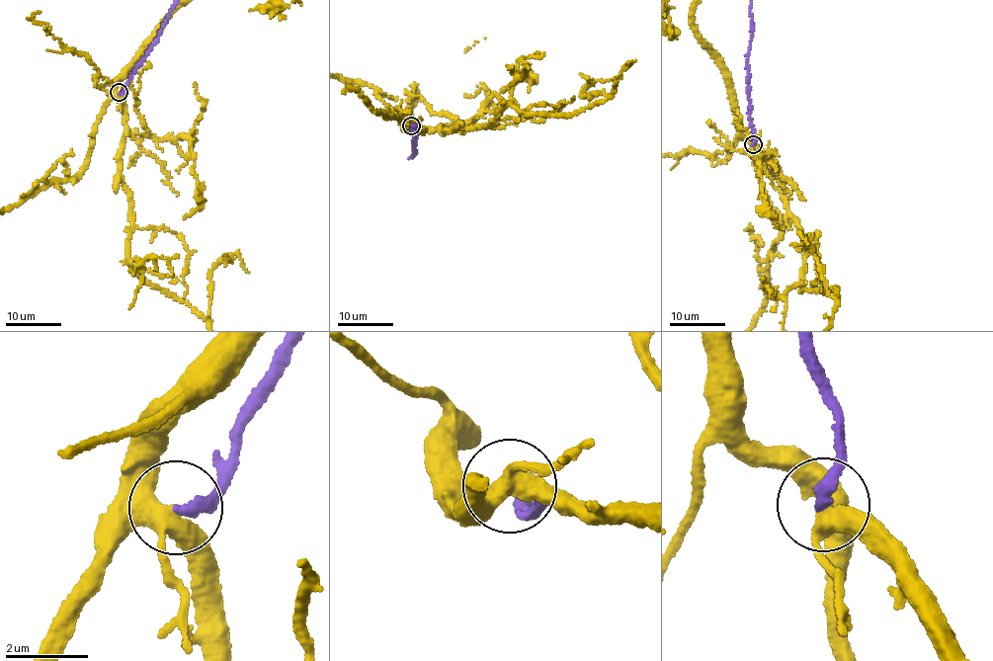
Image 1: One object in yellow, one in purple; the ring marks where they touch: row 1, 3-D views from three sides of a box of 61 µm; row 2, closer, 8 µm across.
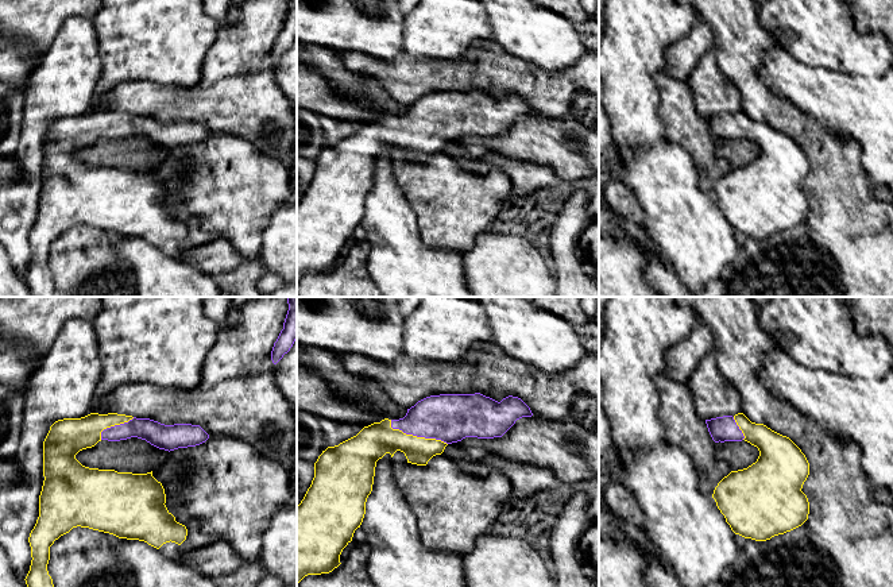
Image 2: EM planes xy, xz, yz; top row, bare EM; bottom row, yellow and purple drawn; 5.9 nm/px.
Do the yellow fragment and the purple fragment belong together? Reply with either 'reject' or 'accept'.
accept

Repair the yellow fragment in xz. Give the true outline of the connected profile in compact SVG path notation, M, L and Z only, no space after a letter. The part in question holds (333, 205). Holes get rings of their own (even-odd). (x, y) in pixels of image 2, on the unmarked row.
M480 90L430 93L407 107L403 116L384 116L380 120L364 124L356 134L339 143L328 144L314 161L312 182L297 204L297 282L308 273L329 271L341 262L343 247L352 239L355 228L363 220L366 200L372 189L376 159L386 151L393 155L397 148L401 148L407 161L426 163L433 154L441 152L448 142L461 139L465 135L502 135L517 117L531 113L530 105L521 96L513 93L500 100Z

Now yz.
M738 111L734 115L723 113L705 117L705 121L715 140L745 138L759 148L759 154L755 161L747 166L731 169L714 188L712 196L731 228L745 236L766 239L774 233L784 232L801 224L808 217L809 212L808 196L801 189L803 182L809 173L809 161L801 147L789 135L772 128L764 121L751 120L743 111Z

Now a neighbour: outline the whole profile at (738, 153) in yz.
M724 139L715 142L715 152L718 158L724 158L731 169L747 166L757 159L759 148L750 140L742 139Z

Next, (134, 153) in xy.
M131 135L120 139L101 138L94 144L80 148L76 157L89 166L147 171L159 165L167 154L169 148Z

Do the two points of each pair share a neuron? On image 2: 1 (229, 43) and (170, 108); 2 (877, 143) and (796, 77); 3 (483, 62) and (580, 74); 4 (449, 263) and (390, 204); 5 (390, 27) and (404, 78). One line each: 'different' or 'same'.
1: same
2: same
3: same
4: same
5: different

